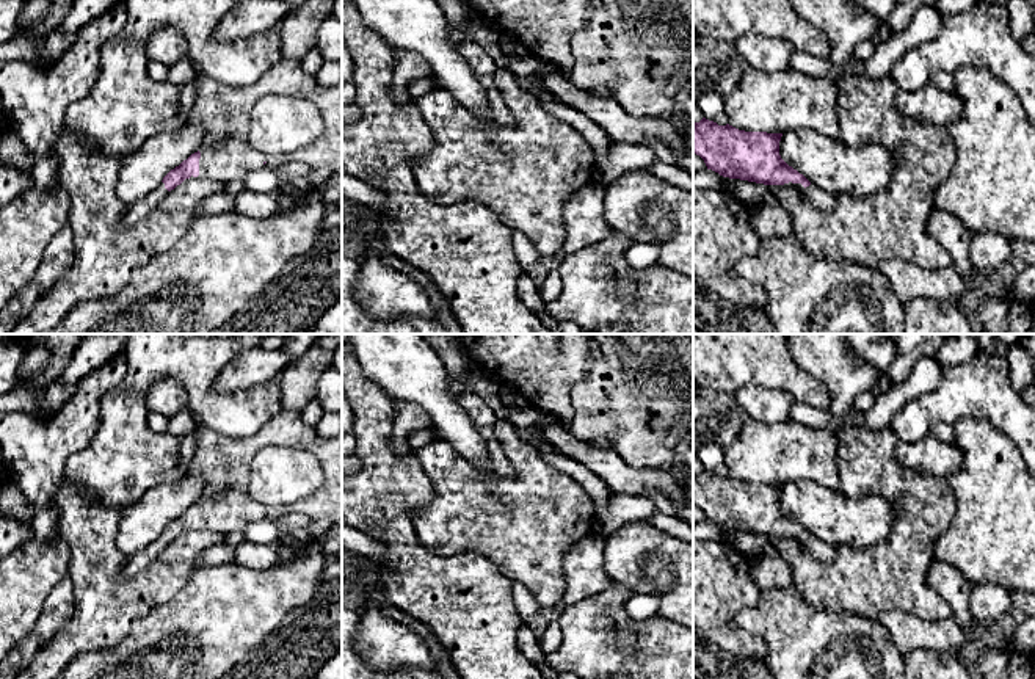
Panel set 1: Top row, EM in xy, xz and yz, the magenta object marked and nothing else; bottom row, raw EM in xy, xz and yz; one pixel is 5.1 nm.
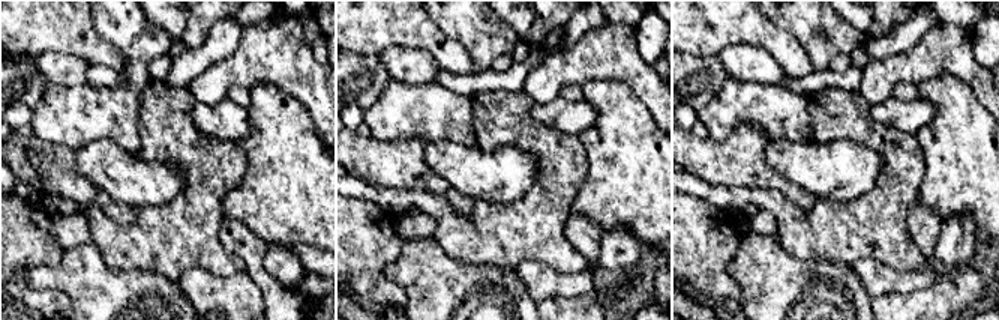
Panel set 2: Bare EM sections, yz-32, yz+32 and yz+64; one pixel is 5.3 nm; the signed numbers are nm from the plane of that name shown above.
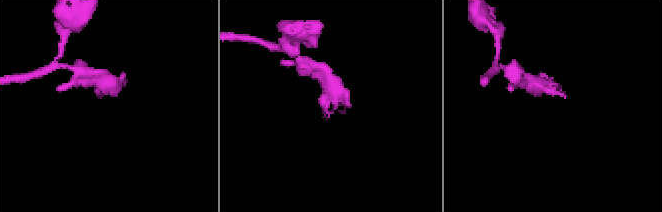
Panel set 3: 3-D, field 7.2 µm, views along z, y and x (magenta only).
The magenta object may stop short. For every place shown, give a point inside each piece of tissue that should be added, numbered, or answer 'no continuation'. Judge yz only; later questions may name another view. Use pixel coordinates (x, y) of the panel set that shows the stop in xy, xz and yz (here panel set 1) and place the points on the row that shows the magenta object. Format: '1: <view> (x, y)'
1: yz (822, 201)

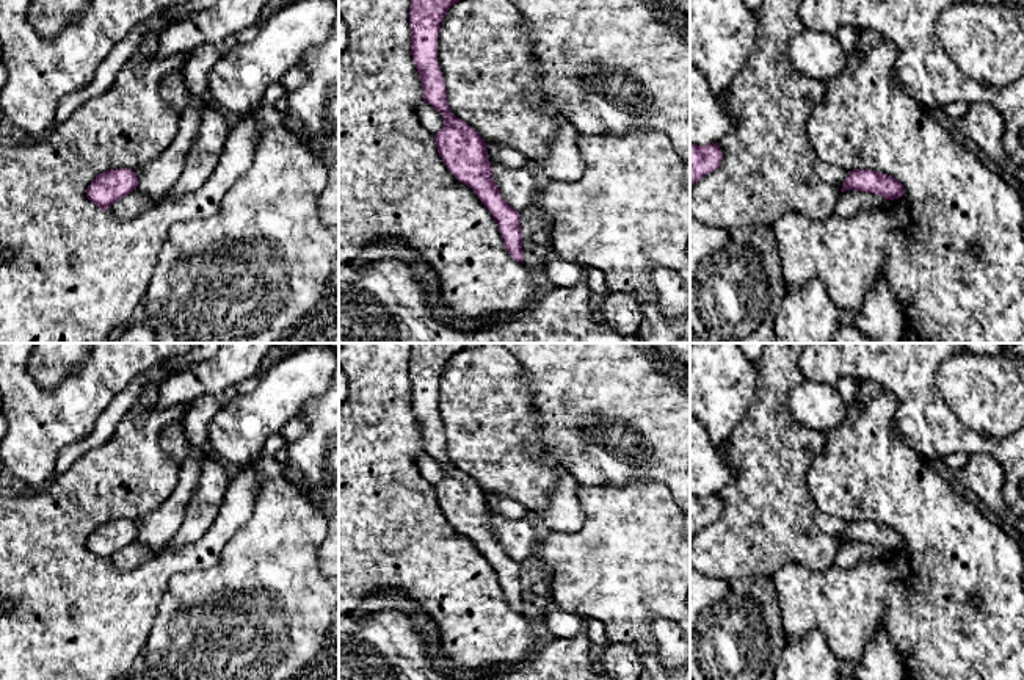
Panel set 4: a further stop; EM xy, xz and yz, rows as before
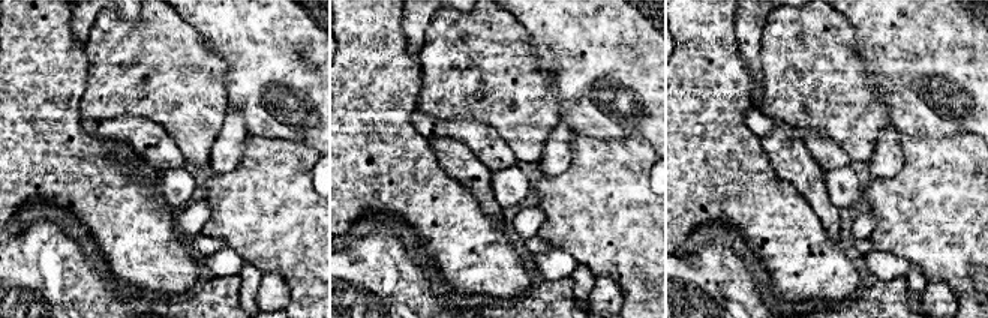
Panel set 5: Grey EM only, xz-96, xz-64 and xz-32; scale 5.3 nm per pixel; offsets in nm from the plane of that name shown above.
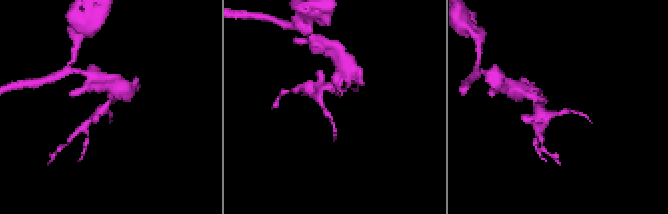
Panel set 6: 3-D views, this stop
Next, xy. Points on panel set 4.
no continuation

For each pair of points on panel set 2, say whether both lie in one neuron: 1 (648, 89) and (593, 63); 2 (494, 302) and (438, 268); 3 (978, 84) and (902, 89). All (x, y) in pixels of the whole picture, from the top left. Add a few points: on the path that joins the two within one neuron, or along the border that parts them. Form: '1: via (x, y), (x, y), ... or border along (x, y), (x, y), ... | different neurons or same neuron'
1: via (635, 75), (623, 63), (606, 63) | same neuron
2: via (480, 302), (473, 302), (452, 281) | same neuron
3: border along (917, 87), (909, 83), (897, 83), (890, 95) | different neurons

